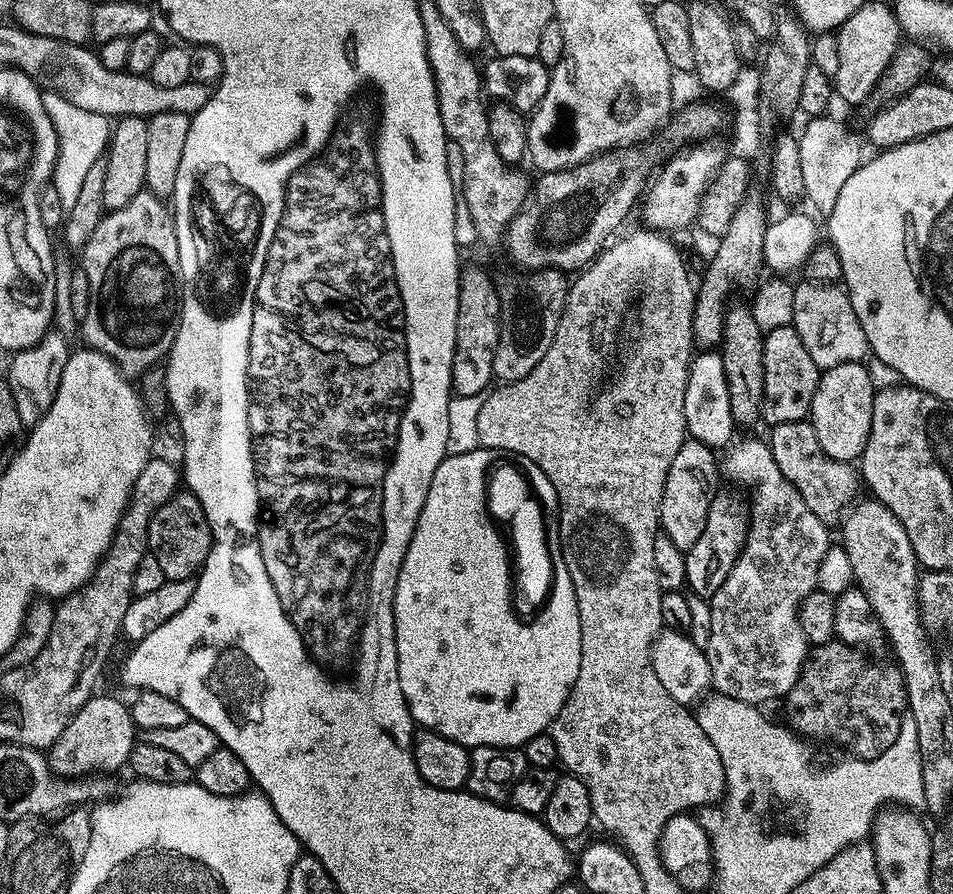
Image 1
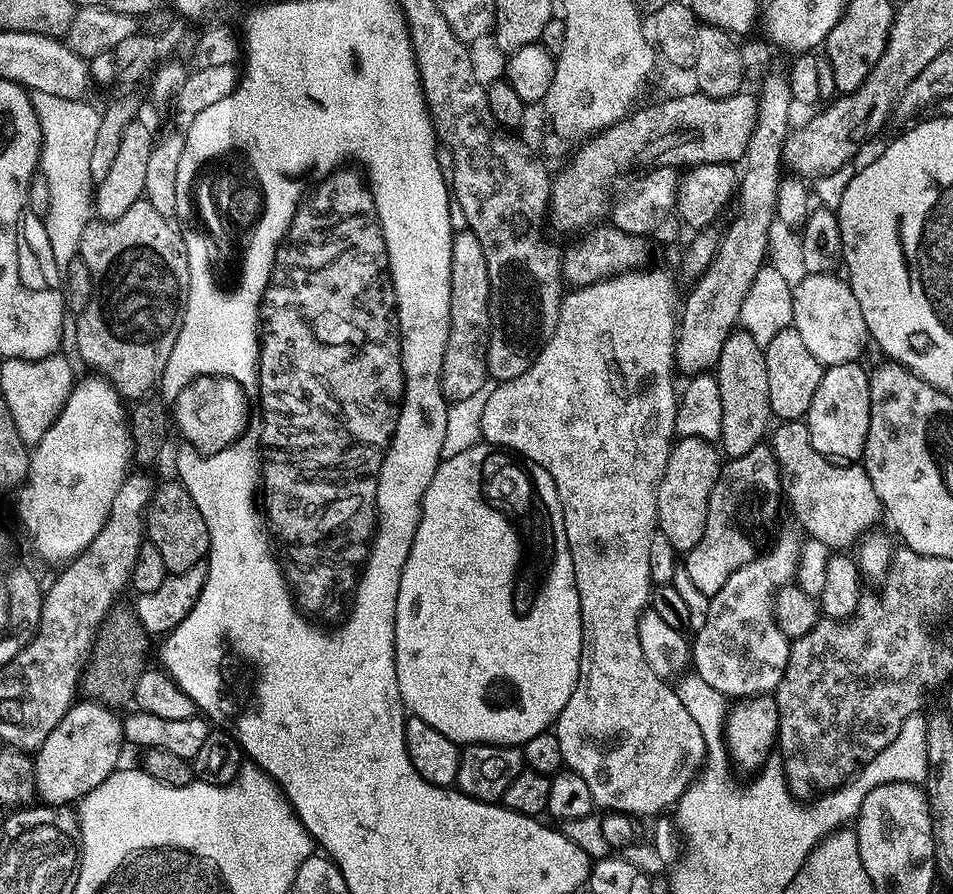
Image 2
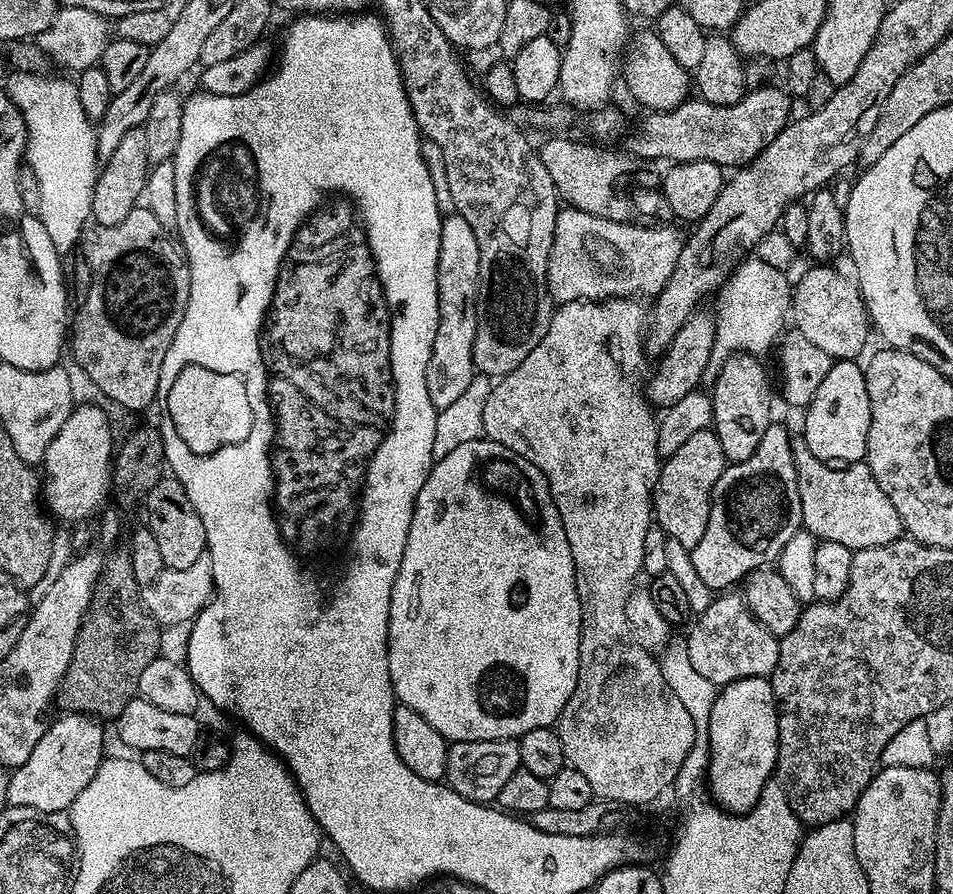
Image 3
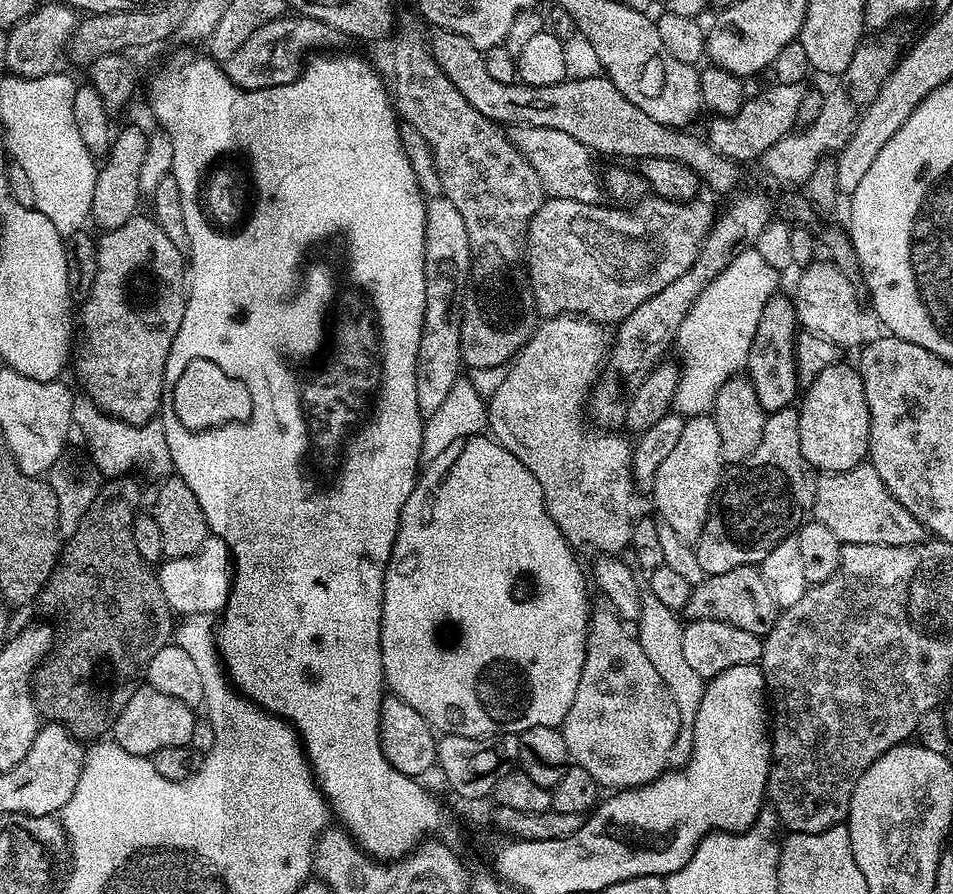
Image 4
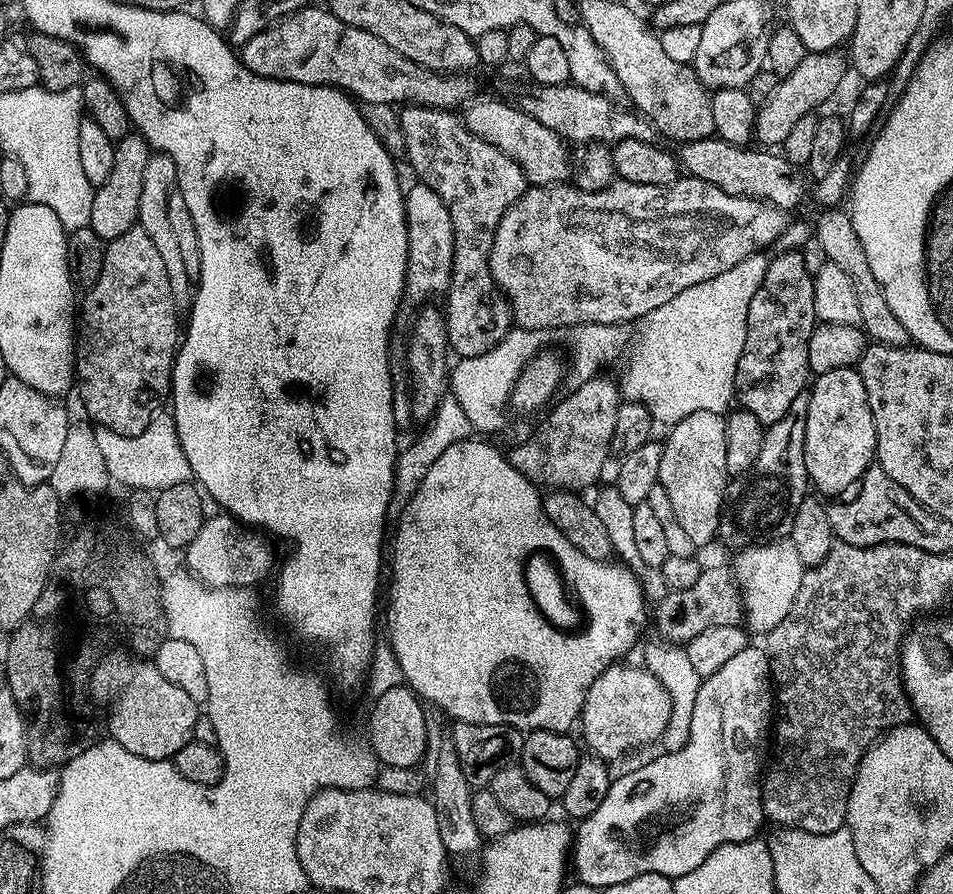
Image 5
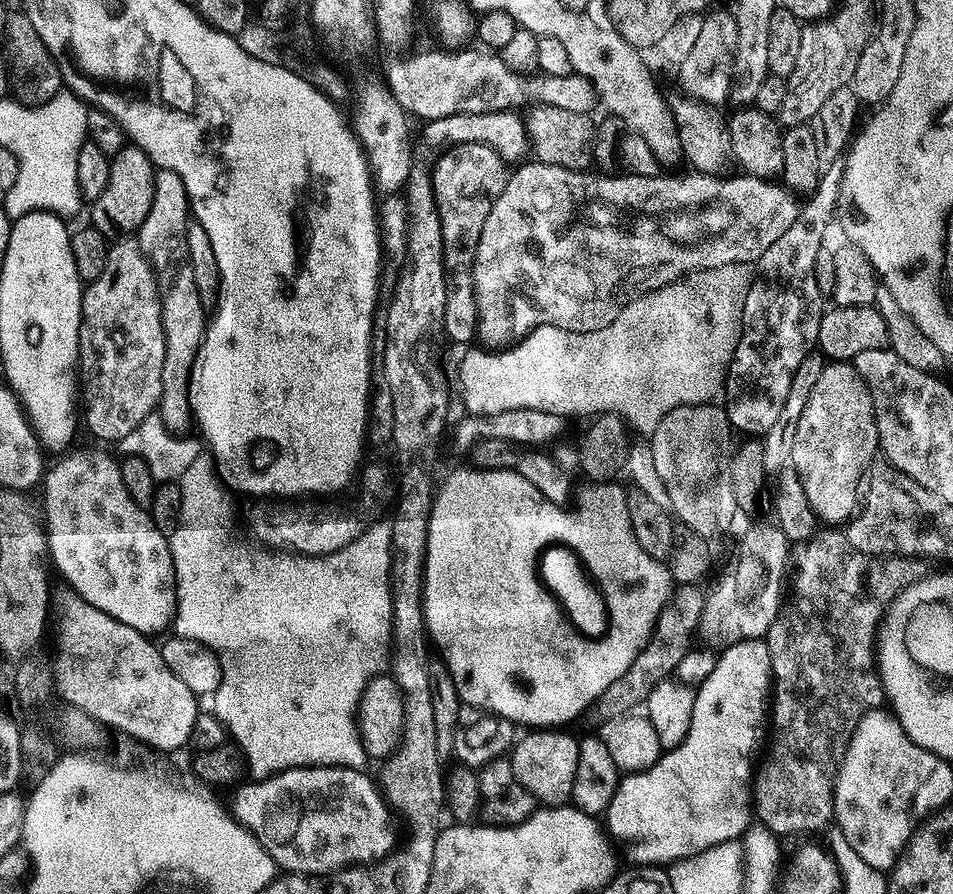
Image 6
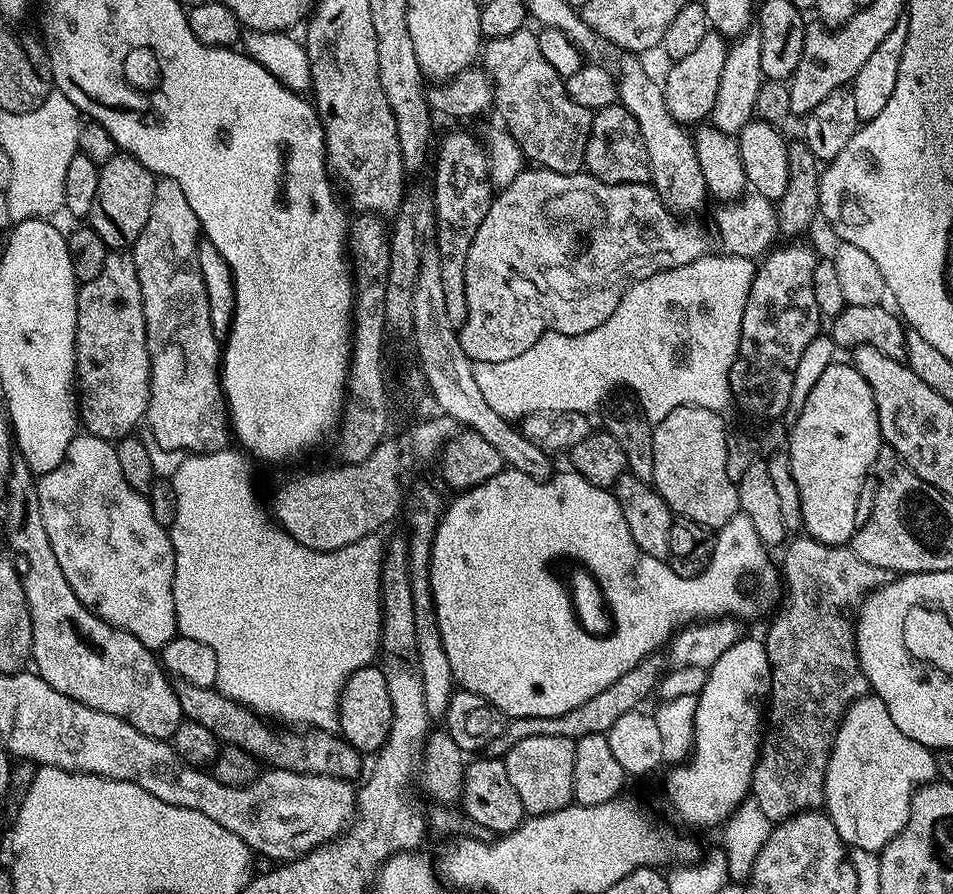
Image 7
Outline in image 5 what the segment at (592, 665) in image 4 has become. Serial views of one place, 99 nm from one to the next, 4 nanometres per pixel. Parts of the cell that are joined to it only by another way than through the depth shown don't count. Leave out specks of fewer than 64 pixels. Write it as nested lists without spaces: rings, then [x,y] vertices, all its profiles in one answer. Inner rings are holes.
[[[613,662],[594,678],[578,721],[578,729],[584,735],[583,747],[605,762],[620,760],[627,752],[636,752],[647,744],[655,745],[670,718],[669,695],[658,678],[643,666],[623,668],[622,665]]]

